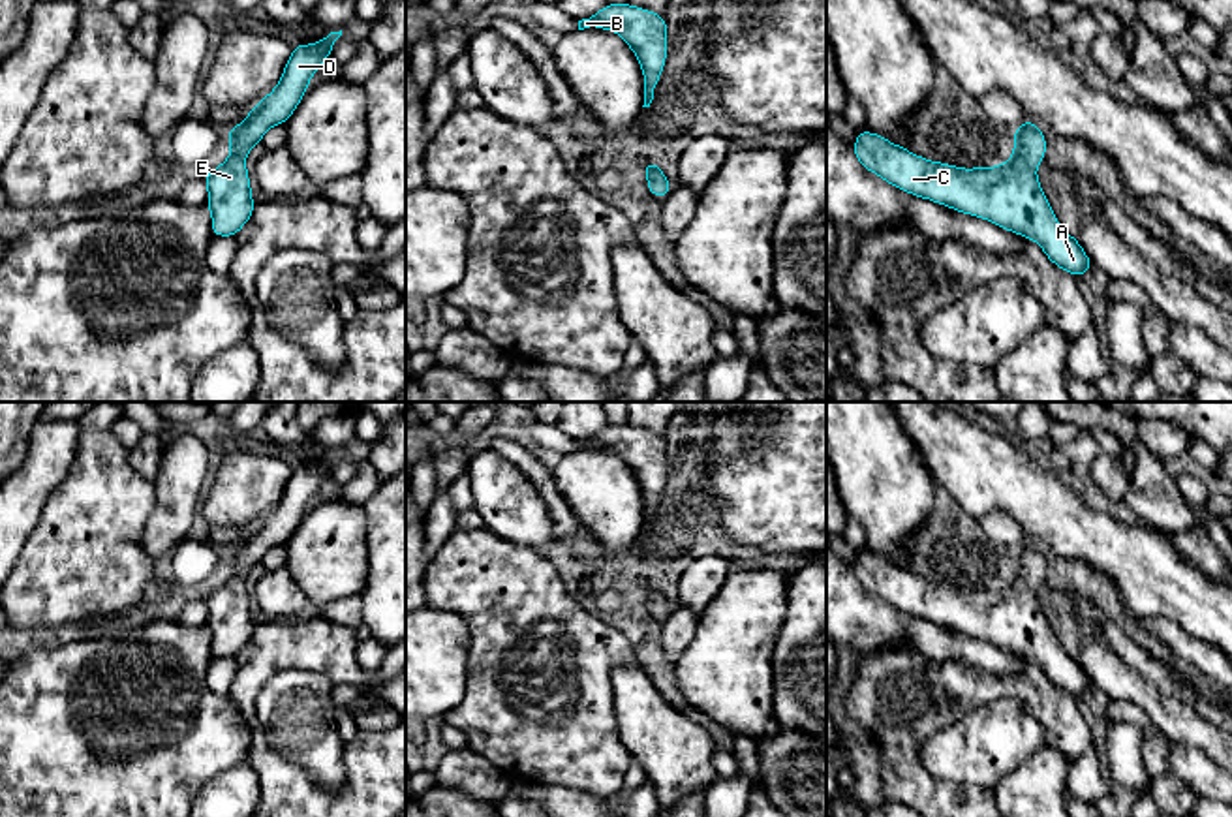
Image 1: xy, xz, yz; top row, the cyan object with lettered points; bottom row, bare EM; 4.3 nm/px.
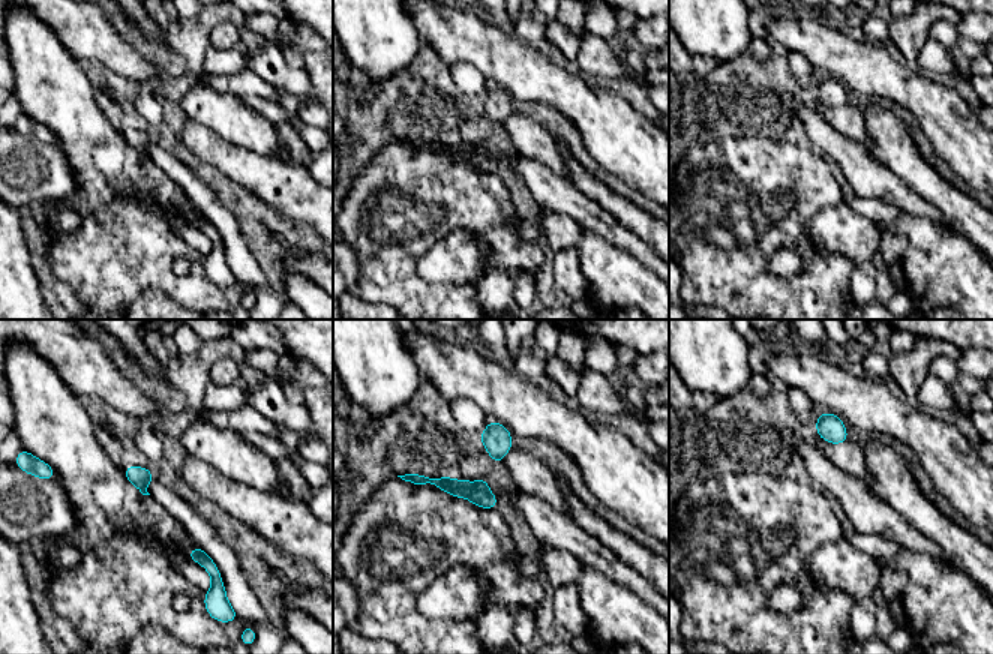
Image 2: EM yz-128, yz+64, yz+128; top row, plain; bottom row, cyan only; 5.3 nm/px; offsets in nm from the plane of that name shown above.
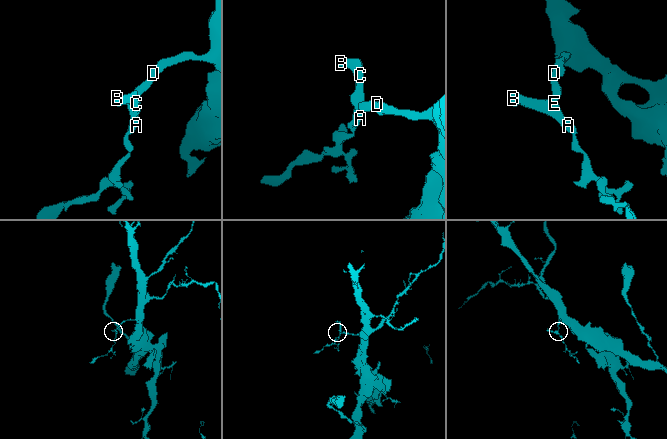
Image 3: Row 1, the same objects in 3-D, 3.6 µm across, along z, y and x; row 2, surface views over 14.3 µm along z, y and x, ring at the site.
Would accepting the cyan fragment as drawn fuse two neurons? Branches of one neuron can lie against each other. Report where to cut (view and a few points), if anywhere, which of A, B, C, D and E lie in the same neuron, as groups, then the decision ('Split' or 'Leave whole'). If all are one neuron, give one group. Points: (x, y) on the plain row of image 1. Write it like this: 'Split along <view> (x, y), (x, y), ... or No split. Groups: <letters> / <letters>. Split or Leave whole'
No split. Groups: A B C D E. Leave whole

